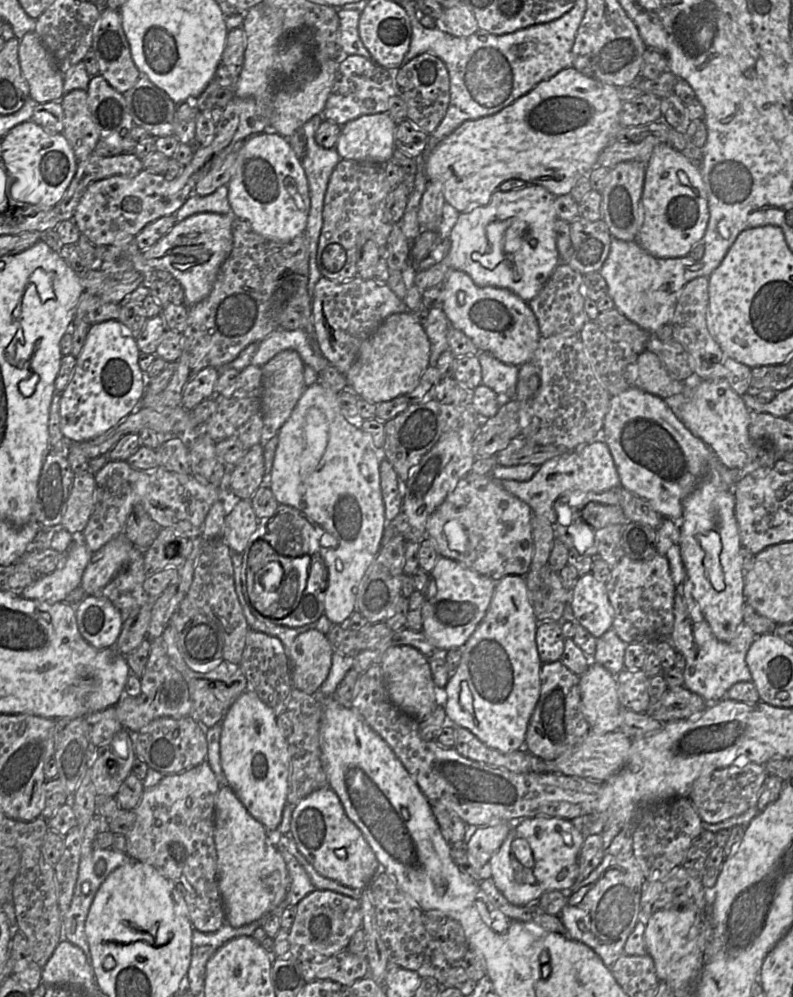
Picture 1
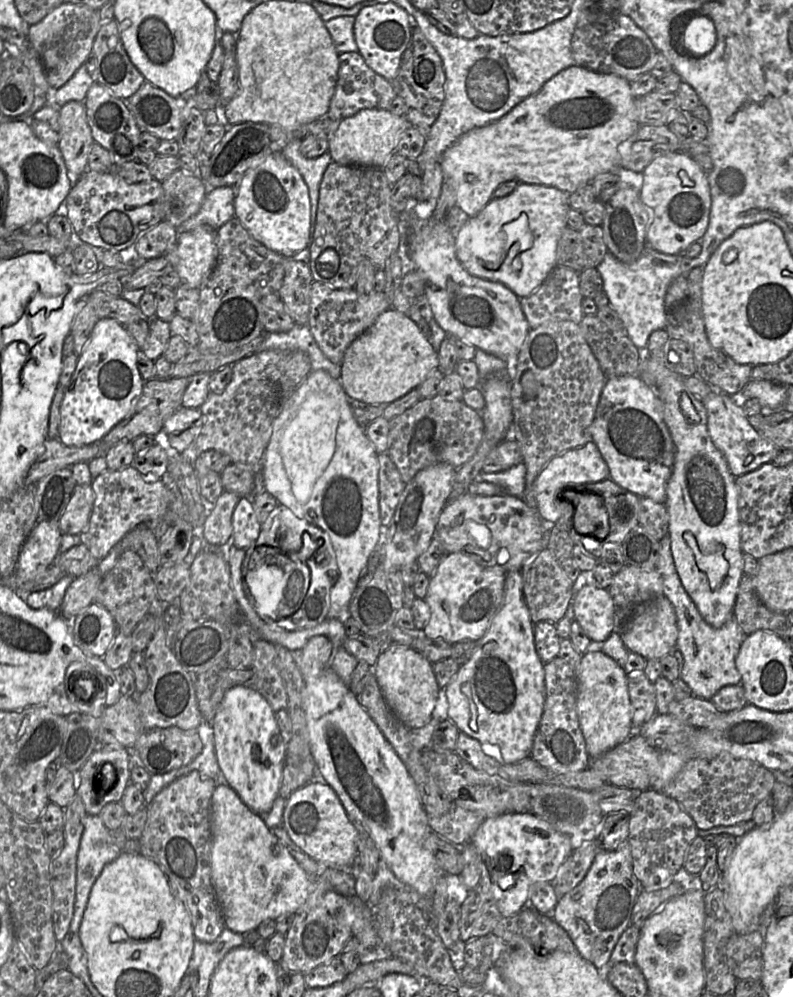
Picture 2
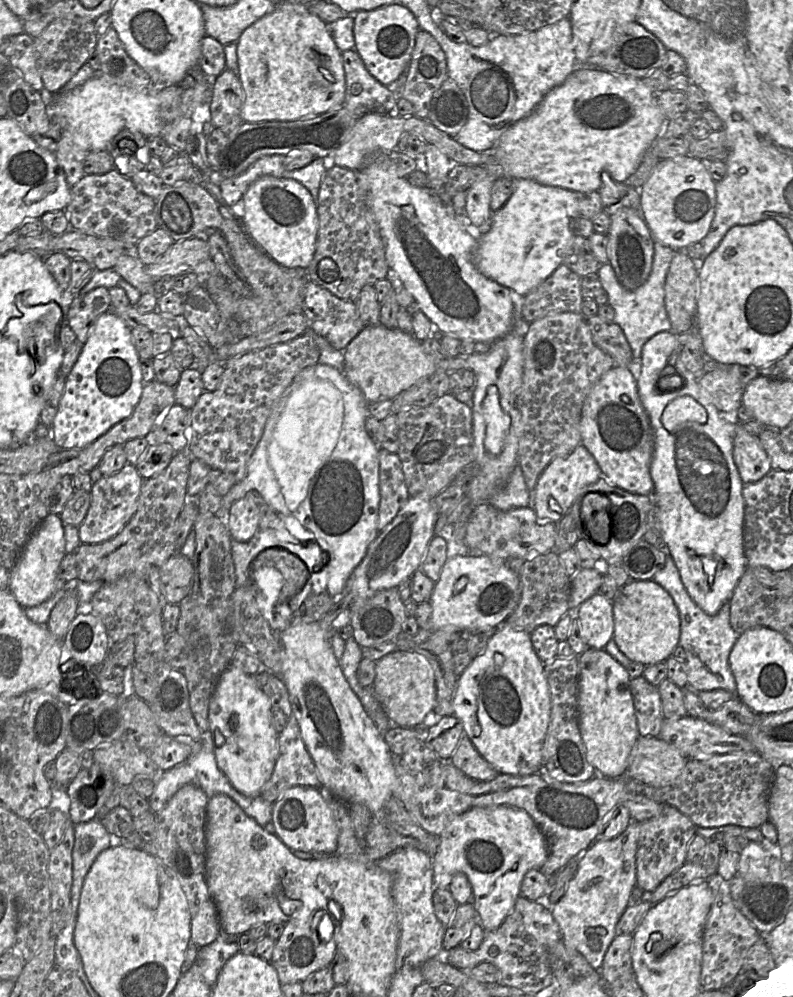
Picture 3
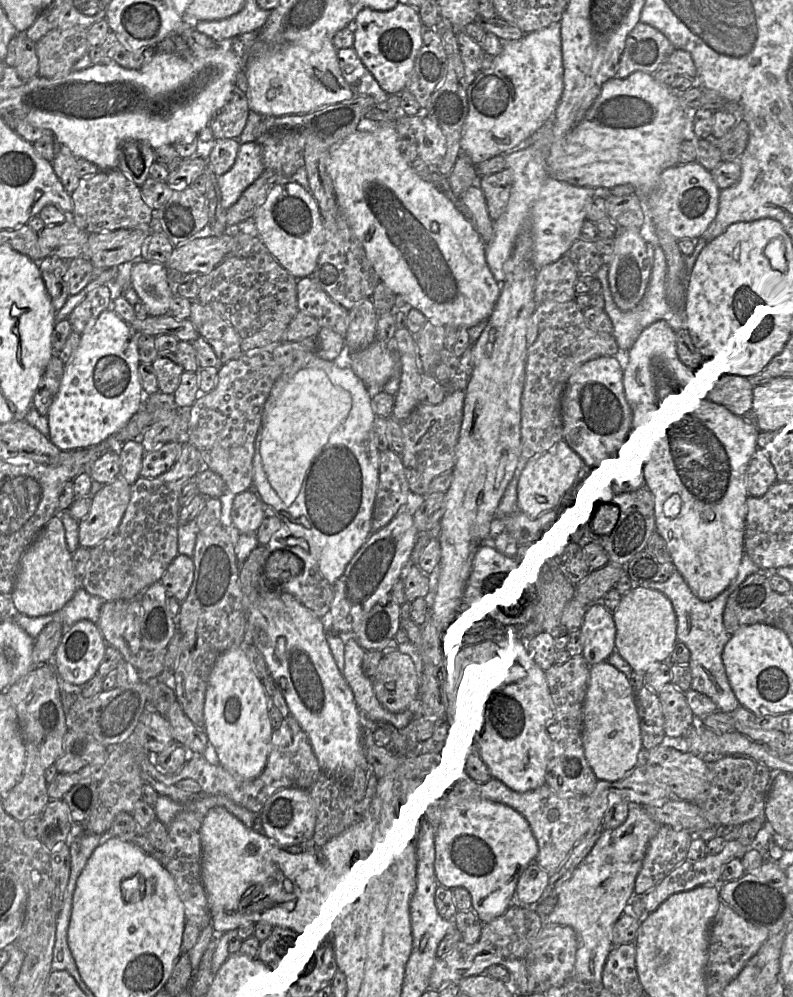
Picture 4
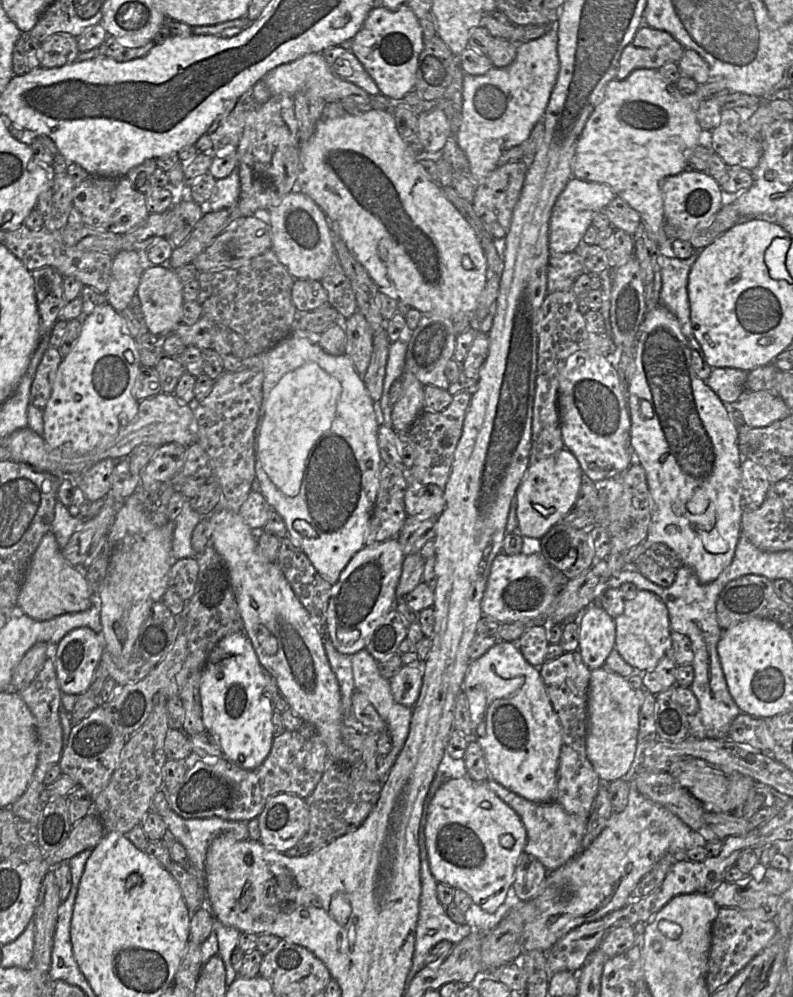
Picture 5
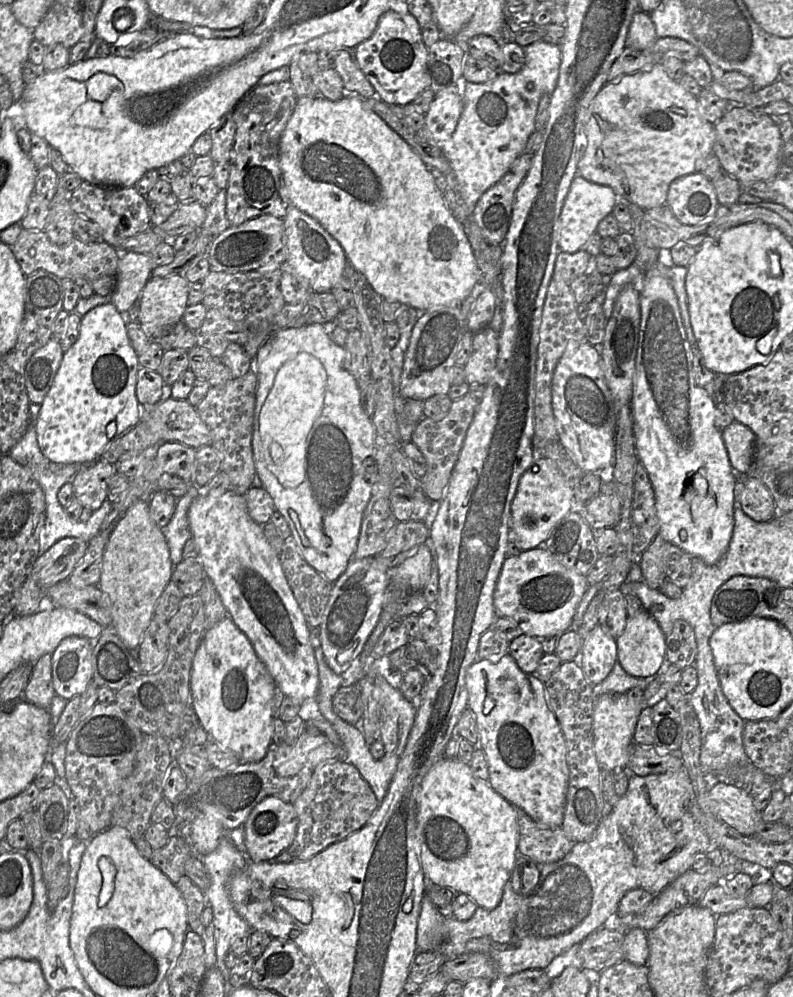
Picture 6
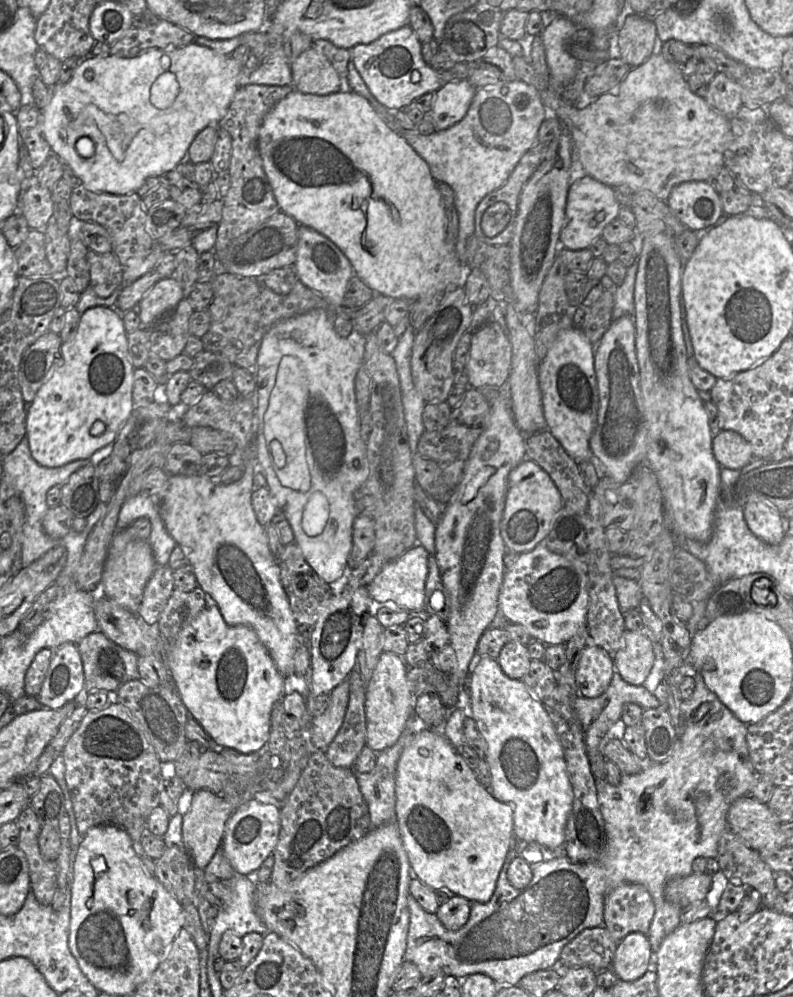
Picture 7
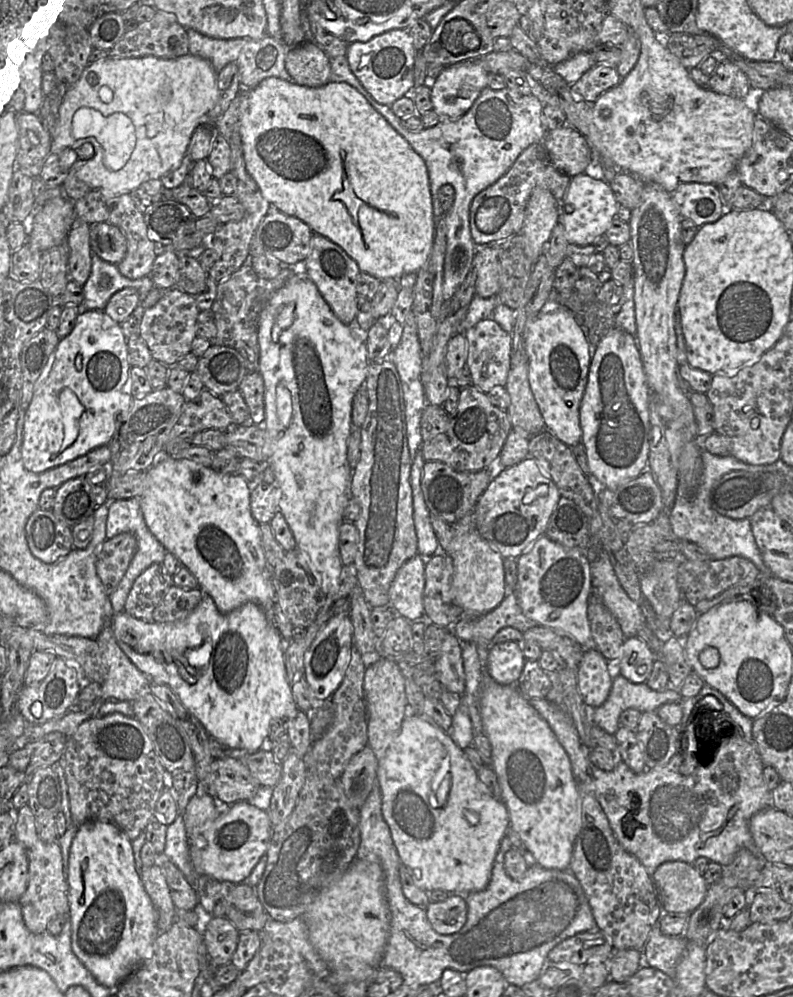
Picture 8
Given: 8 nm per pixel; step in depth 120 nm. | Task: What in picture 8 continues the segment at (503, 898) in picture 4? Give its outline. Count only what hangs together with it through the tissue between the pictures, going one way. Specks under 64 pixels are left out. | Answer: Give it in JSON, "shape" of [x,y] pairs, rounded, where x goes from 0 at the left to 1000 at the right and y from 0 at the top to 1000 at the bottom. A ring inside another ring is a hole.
{"shape":[[[515,715],[509,720],[506,732],[478,761],[475,771],[475,786],[482,797],[482,816],[489,826],[496,846],[501,853],[504,864],[517,875],[522,886],[537,895],[559,893],[575,896],[594,896],[610,893],[619,882],[620,872],[631,846],[643,829],[642,814],[633,802],[622,799],[615,790],[603,779],[602,773],[588,759],[585,752],[575,747],[569,738],[554,729],[533,722],[523,715]],[[593,812],[604,816],[604,823],[594,827],[586,820],[586,813]]]}

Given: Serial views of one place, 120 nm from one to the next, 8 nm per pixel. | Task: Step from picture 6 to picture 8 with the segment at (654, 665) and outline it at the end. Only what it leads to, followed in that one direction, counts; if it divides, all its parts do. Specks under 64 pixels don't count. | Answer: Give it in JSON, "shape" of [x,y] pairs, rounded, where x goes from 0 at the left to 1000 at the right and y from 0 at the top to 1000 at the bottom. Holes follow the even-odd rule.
{"shape":[[[806,639],[788,640],[778,663],[778,676],[802,686],[815,685],[826,661],[826,656]]]}

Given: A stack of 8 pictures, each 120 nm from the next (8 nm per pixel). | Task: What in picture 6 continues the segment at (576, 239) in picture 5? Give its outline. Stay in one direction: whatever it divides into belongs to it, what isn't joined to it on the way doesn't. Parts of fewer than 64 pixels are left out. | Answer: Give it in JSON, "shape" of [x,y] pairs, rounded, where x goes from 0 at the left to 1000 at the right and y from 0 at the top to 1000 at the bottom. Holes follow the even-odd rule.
{"shape":[[[728,175],[711,201],[704,232],[704,246],[709,253],[723,254],[735,250],[743,239],[753,232],[755,223],[768,215],[781,201],[777,193],[765,186],[744,183]]]}

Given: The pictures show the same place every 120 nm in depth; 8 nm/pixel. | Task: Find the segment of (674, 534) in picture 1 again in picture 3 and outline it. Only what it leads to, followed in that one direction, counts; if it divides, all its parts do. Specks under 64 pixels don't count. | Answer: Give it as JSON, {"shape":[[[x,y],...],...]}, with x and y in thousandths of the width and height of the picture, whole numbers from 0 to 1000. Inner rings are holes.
{"shape":[[[840,556],[837,569],[826,576],[823,583],[846,598],[858,620],[858,639],[855,646],[865,655],[868,669],[868,689],[878,695],[897,692],[916,692],[928,697],[929,687],[919,669],[919,656],[931,636],[921,627],[921,603],[913,605],[900,617],[889,615],[865,593],[851,565]]]}

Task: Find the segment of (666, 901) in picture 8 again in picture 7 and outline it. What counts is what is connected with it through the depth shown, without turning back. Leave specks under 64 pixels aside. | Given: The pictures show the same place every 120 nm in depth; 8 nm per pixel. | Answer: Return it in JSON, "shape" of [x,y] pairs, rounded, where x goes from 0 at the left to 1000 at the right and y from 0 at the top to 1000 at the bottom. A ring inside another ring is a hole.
{"shape":[[[873,875],[866,879],[849,879],[837,888],[839,902],[859,911],[887,904],[895,893],[898,879],[890,875]]]}

